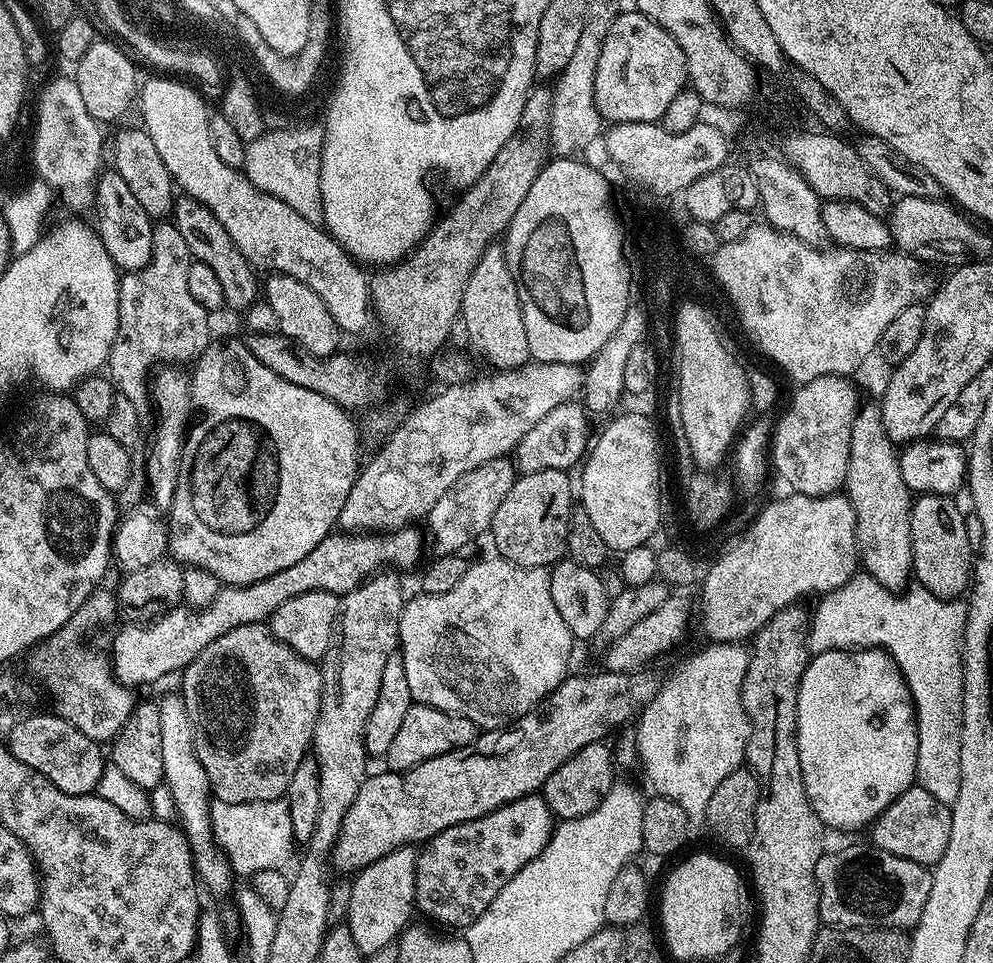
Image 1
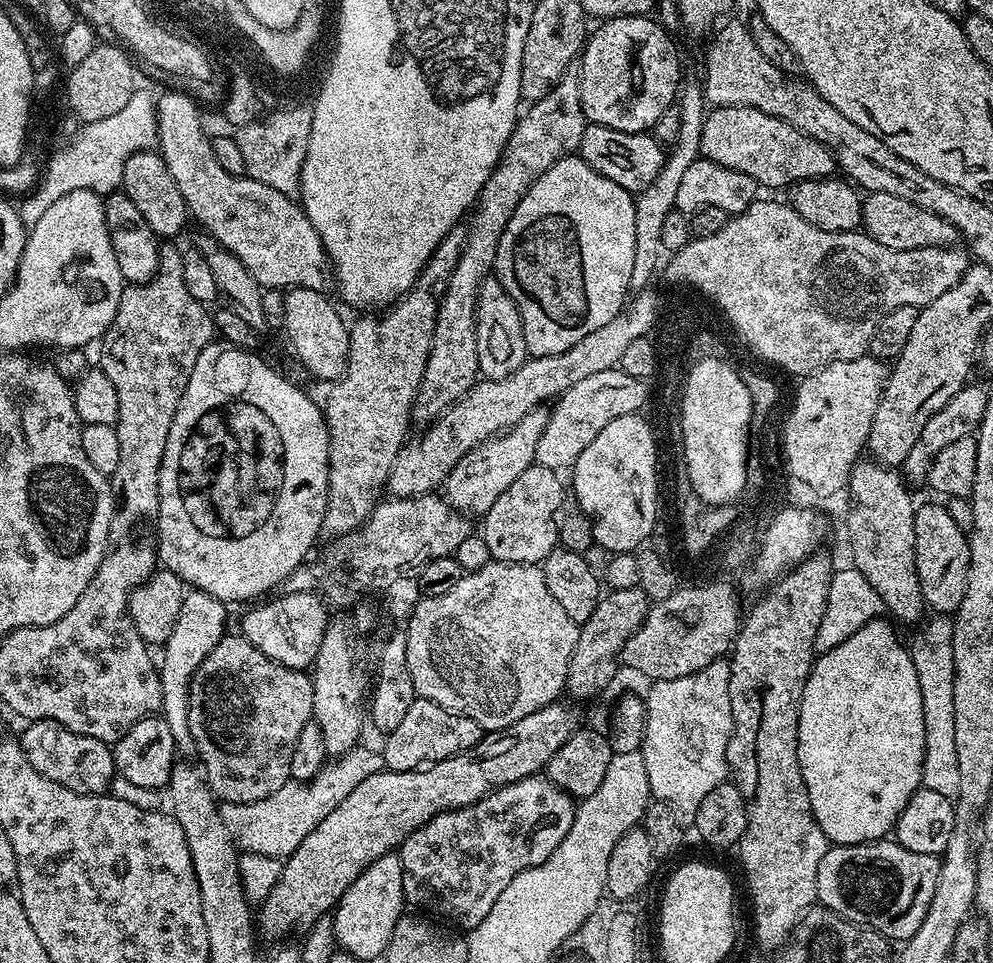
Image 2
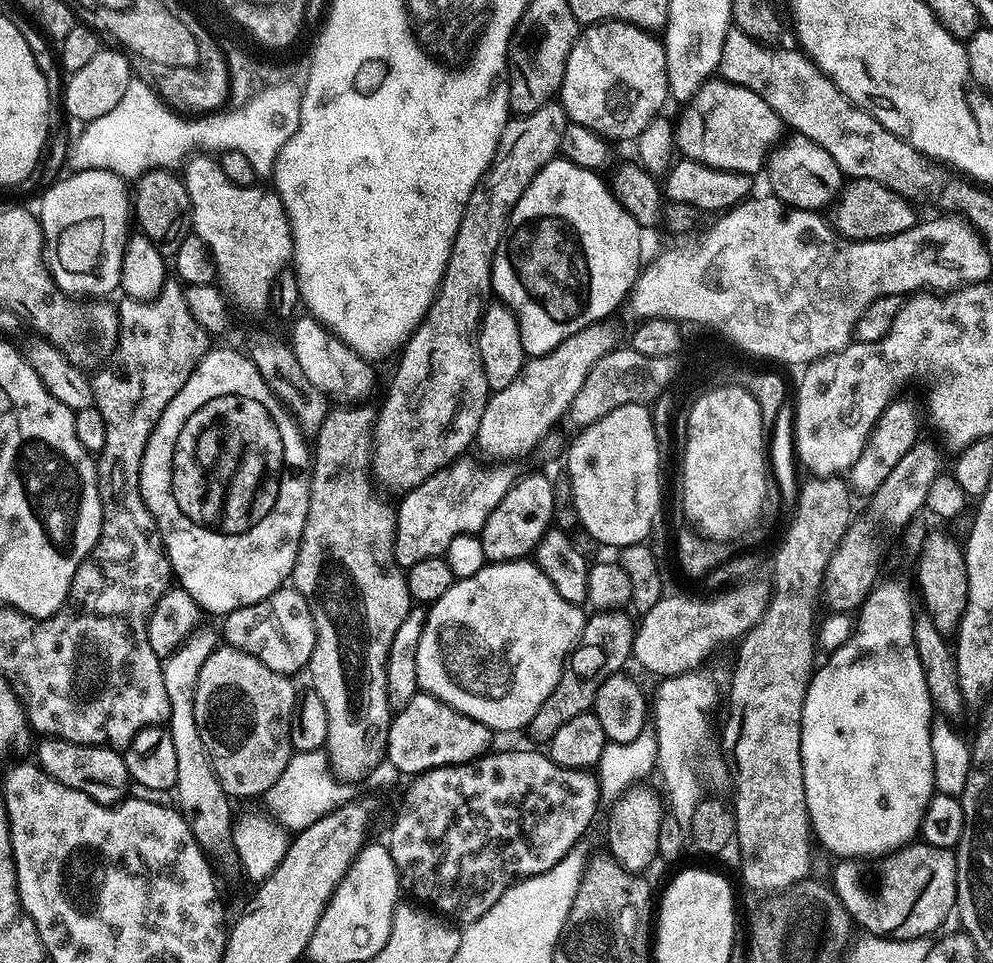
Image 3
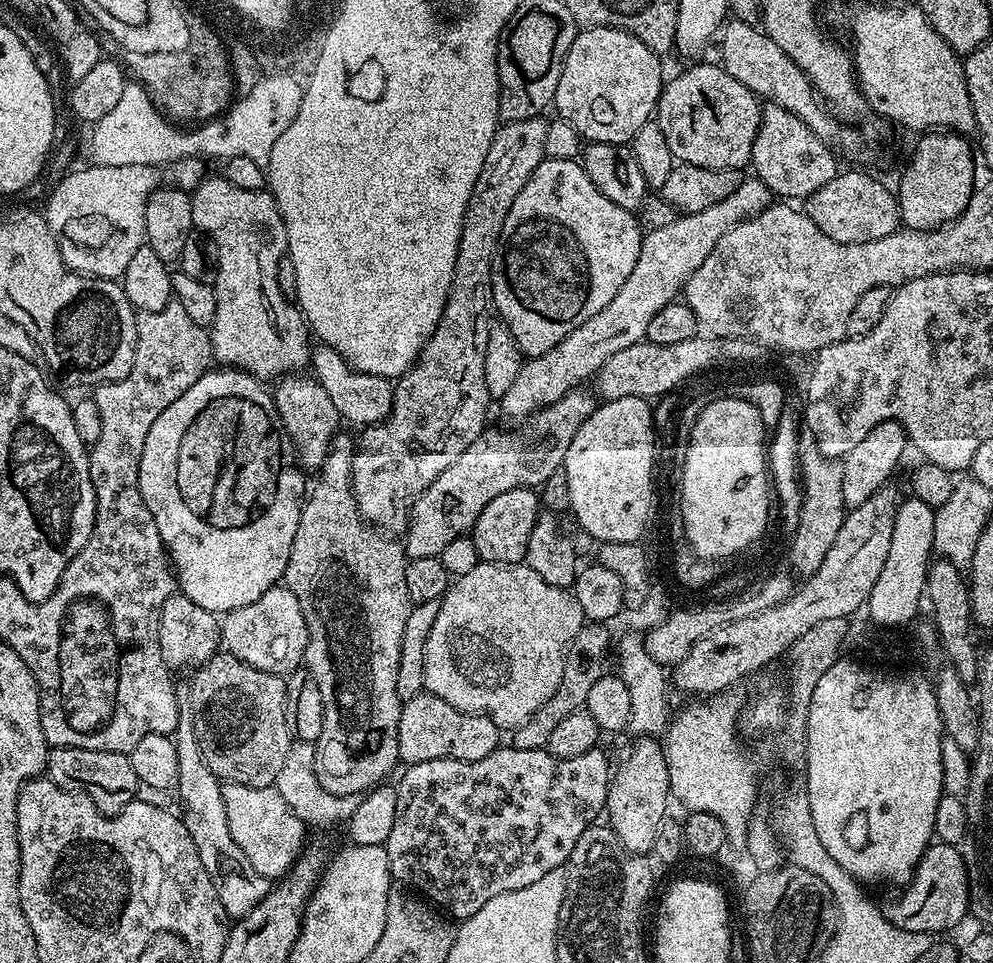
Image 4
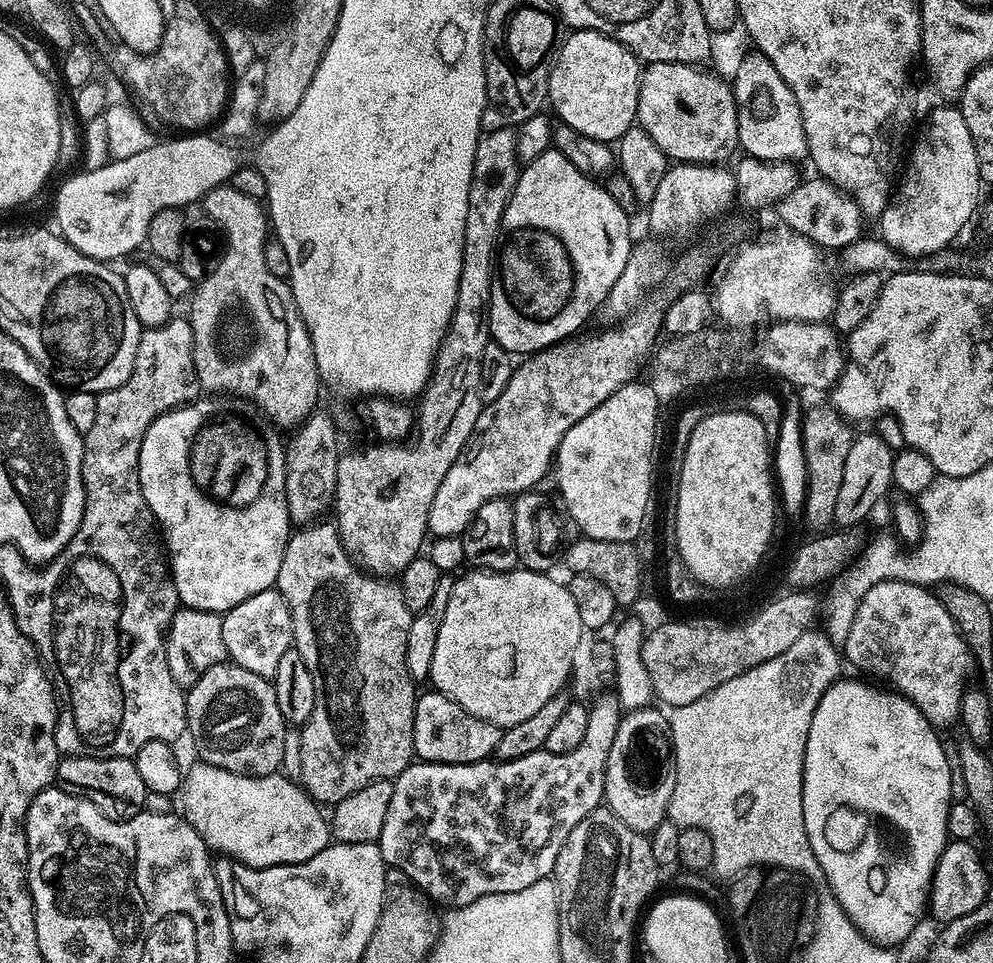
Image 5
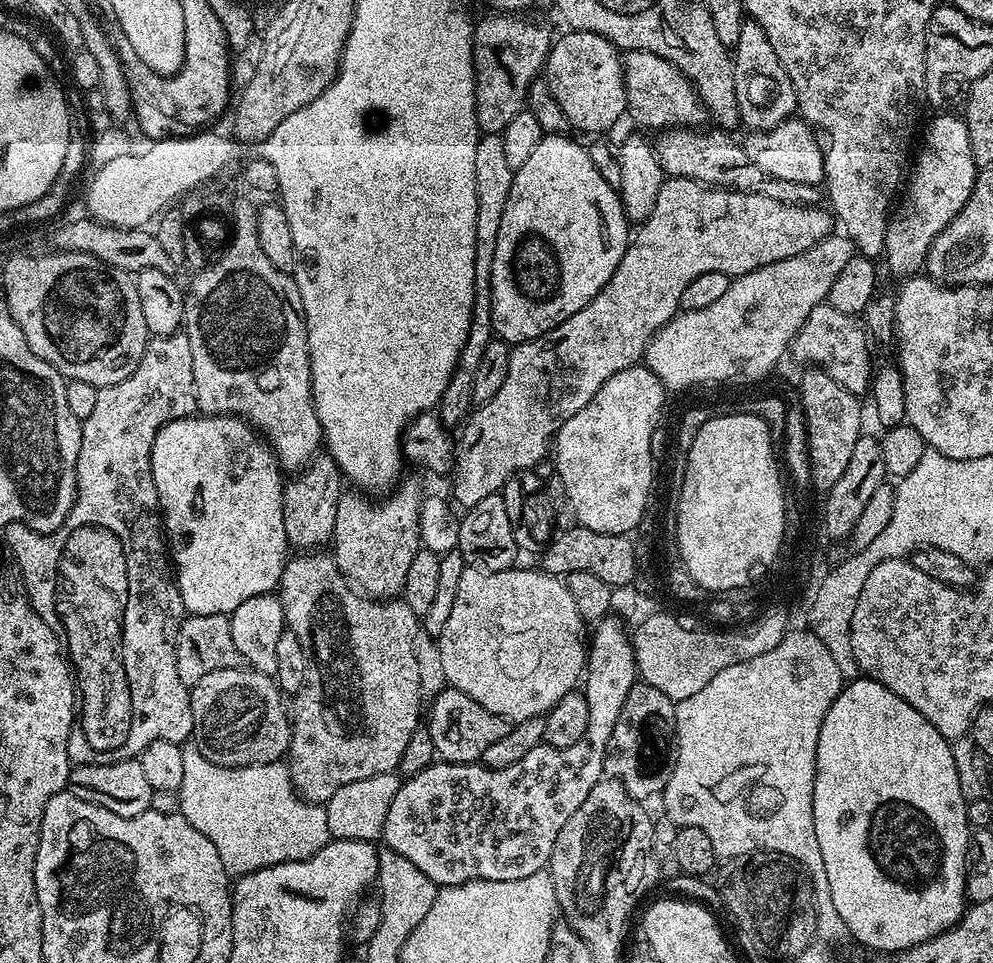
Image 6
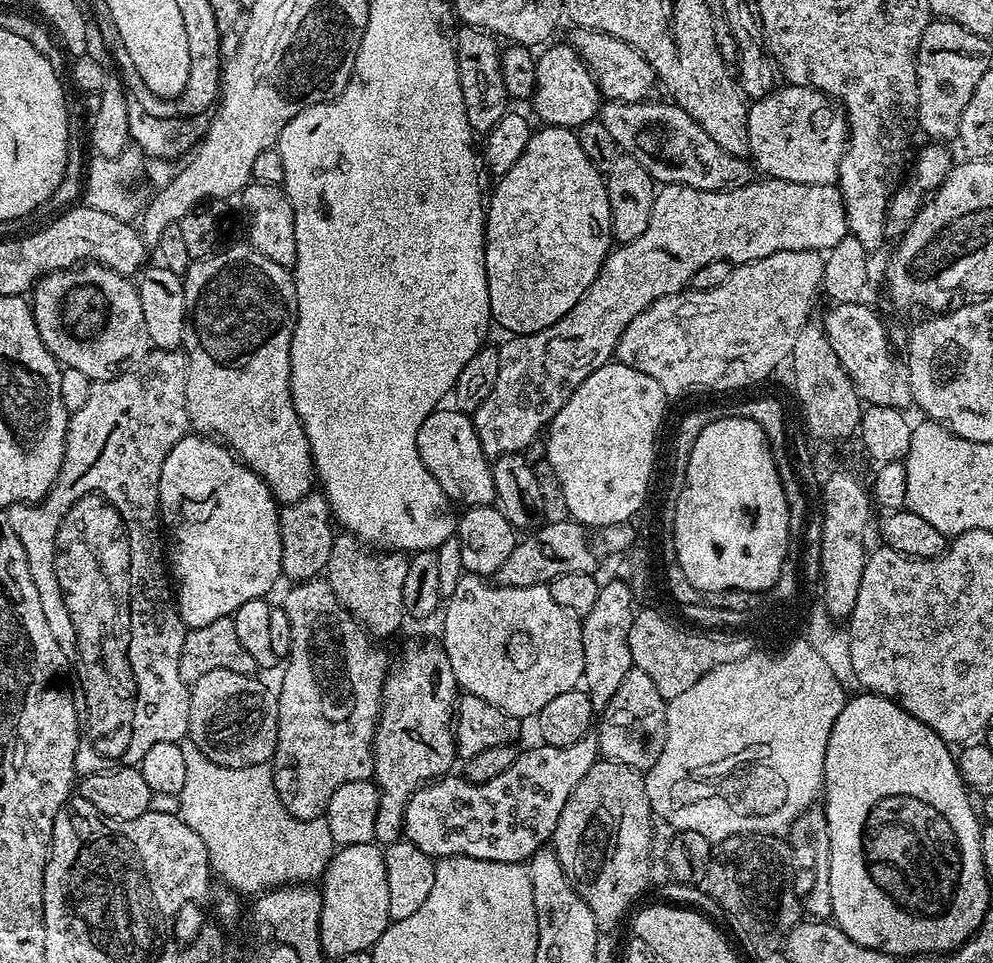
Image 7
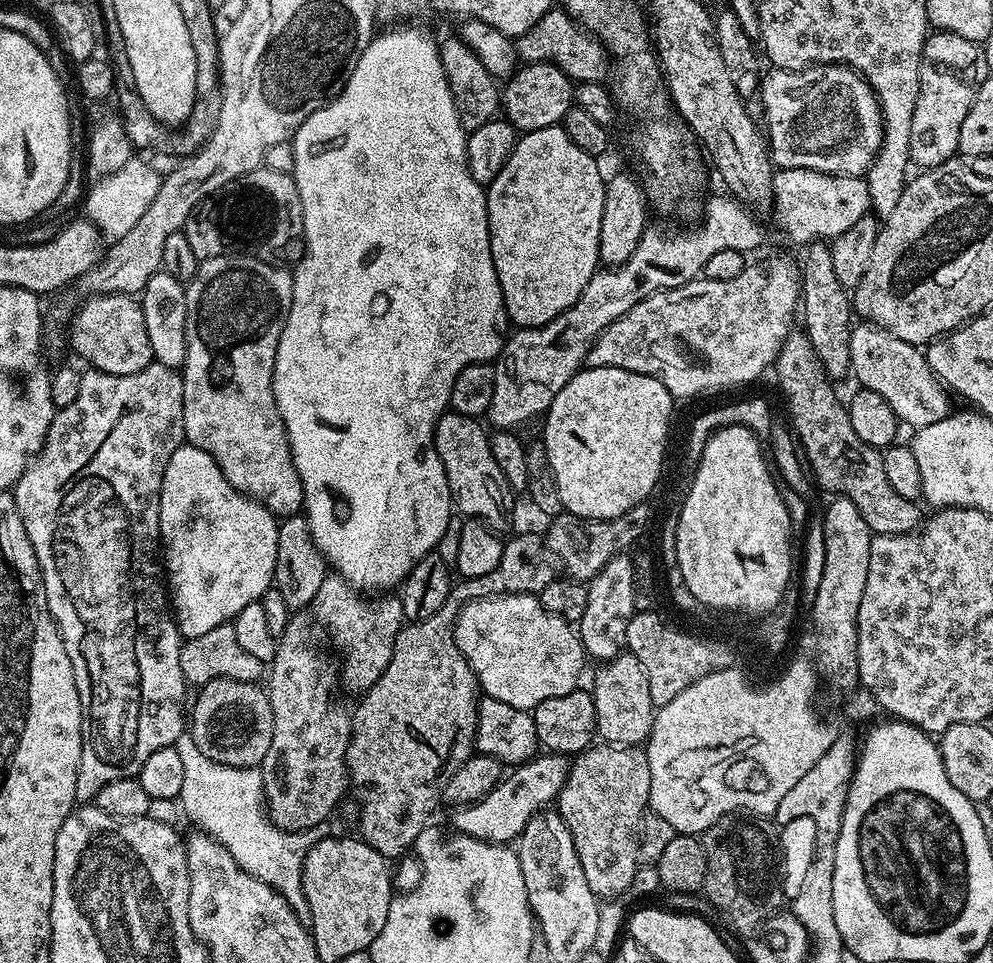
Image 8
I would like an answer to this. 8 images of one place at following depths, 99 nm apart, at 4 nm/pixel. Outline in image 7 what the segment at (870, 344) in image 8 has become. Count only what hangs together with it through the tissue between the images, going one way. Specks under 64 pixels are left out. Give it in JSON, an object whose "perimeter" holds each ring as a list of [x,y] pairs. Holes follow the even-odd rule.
{"perimeter":[[[864,302],[832,304],[829,307],[829,312],[822,317],[826,338],[830,338],[830,346],[834,348],[834,354],[838,356],[838,362],[842,362],[850,382],[854,382],[854,390],[860,395],[860,399],[865,405],[881,404],[901,410],[911,409],[913,402],[912,391],[908,385],[908,373],[902,367],[901,361],[900,364],[896,361],[897,353],[888,344],[885,321],[880,321],[879,314],[874,309],[867,308],[866,305],[867,303]]]}

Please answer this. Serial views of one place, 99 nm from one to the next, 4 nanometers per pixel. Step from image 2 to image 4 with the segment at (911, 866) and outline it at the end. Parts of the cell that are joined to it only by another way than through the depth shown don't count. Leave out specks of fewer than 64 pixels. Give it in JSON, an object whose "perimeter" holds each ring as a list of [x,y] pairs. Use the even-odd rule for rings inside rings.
{"perimeter":[[[933,842],[922,854],[907,881],[904,893],[890,911],[890,920],[904,931],[937,934],[952,928],[968,911],[968,868],[957,845]]]}

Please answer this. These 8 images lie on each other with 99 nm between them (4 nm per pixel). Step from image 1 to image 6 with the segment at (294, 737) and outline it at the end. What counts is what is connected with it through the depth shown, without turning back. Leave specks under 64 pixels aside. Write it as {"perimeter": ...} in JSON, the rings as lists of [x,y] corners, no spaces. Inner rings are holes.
{"perimeter":[[[247,666],[242,668],[231,668],[230,670],[214,670],[214,674],[206,674],[206,678],[202,678],[193,688],[191,688],[190,695],[192,698],[191,739],[194,741],[197,750],[208,758],[210,762],[220,764],[223,767],[240,768],[250,767],[252,764],[274,764],[285,759],[288,750],[288,741],[292,738],[290,716],[286,708],[284,712],[285,697],[282,695],[273,677],[264,676],[261,672],[255,671]]]}

